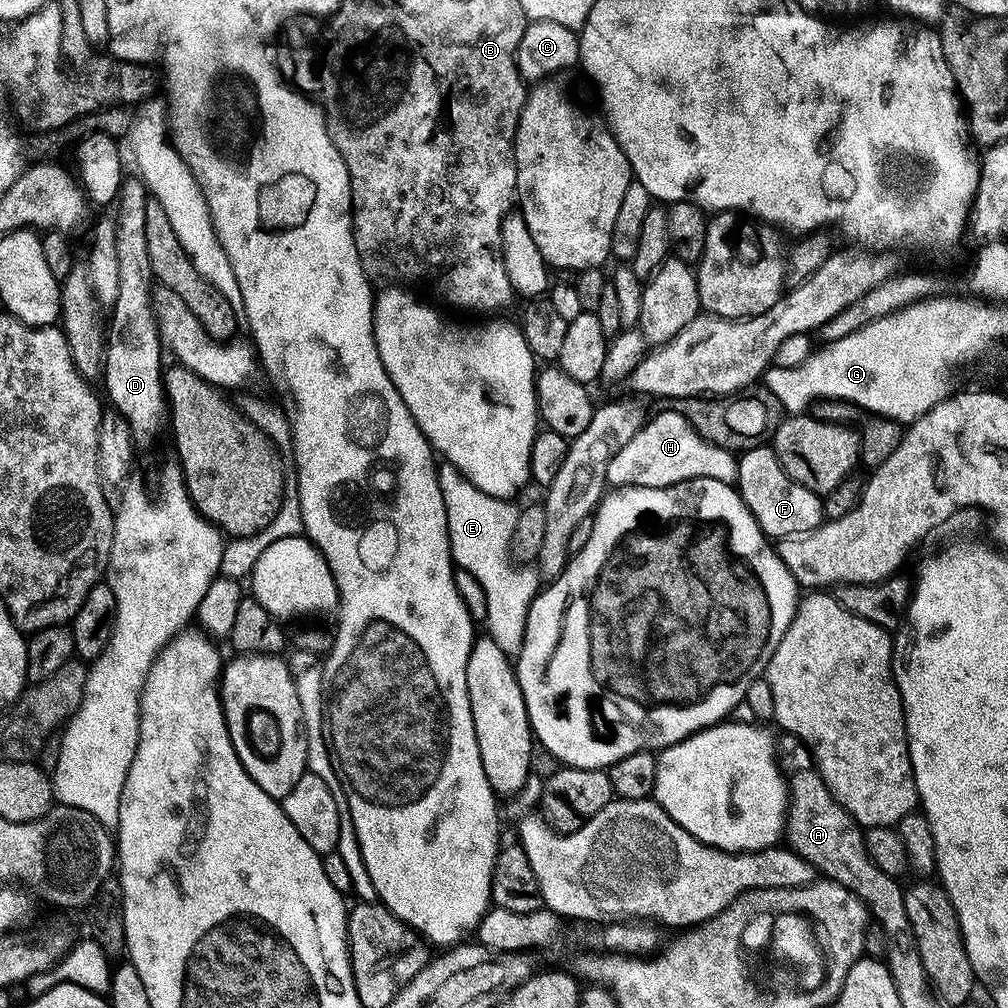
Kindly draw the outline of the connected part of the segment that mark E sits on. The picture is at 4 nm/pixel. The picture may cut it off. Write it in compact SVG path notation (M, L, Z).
M447 462L439 465L438 482L442 486L442 502L446 502L448 537L455 567L465 568L484 591L484 616L488 619L486 635L498 642L498 647L508 657L515 658L522 650L532 600L542 587L537 569L521 566L514 559L512 539L520 508L508 501L511 499L478 490L463 472Z

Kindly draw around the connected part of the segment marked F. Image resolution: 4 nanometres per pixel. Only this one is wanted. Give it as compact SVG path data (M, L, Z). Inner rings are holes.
M770 446L750 448L739 453L735 487L742 502L746 502L750 514L754 514L758 526L769 538L809 532L823 524L826 519L821 497L815 496L810 490L806 490L806 486L790 479L786 470L782 470Z

